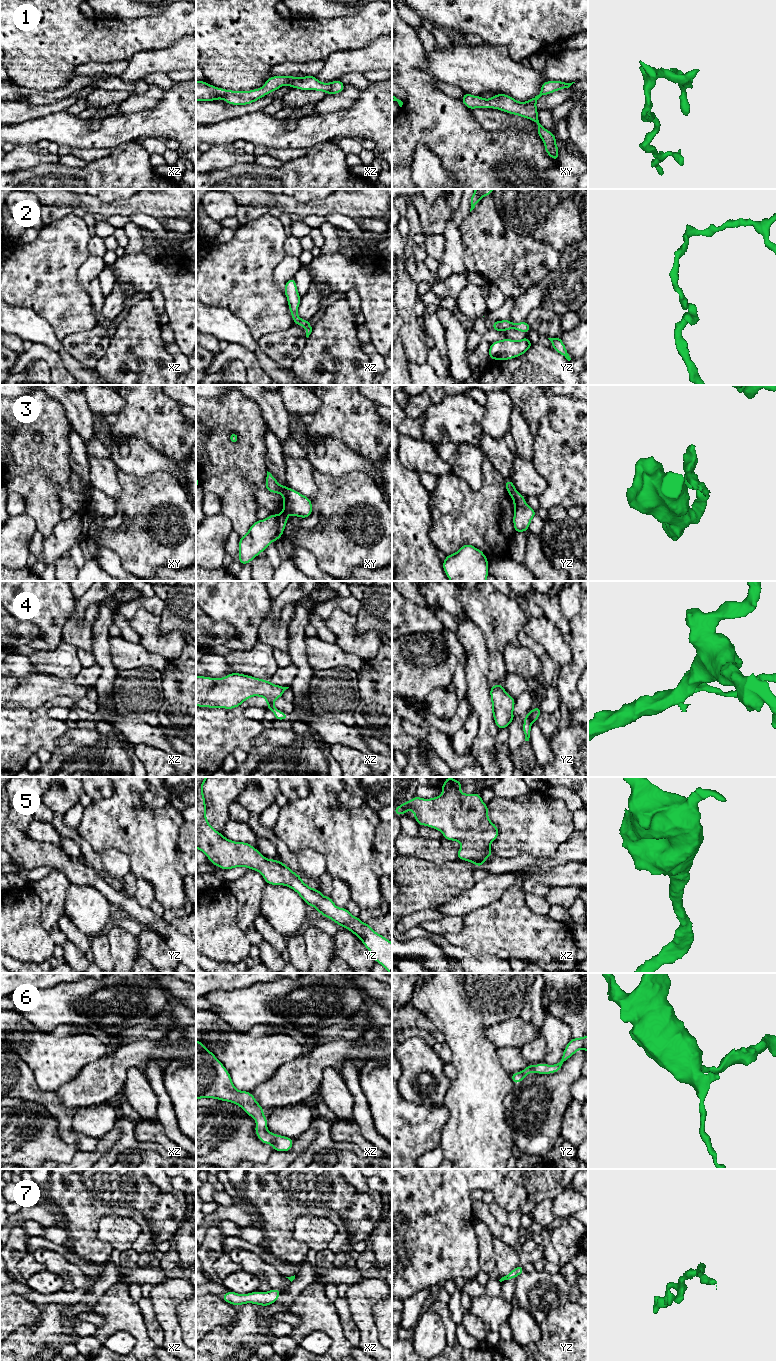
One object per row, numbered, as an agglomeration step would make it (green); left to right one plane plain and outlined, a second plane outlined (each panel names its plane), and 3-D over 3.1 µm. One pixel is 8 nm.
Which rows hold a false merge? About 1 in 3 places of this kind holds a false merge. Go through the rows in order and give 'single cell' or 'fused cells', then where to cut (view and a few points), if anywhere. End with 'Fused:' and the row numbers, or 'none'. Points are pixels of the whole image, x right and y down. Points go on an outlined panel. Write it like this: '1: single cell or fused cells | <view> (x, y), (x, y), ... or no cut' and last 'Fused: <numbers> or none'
1: single cell | no cut
2: single cell | no cut
3: fused cells | xy (287, 487), (281, 494)
4: single cell | no cut
5: single cell | no cut
6: single cell | no cut
7: single cell | no cut
Fused: 3

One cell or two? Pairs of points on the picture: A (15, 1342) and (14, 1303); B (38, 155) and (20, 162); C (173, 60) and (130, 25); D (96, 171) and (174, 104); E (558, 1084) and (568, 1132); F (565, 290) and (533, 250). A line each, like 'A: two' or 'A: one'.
A: two
B: one
C: two
D: two
E: two
F: two

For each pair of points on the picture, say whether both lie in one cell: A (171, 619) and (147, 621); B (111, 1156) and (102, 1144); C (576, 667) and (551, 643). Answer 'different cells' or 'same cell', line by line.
A: different cells
B: different cells
C: different cells

